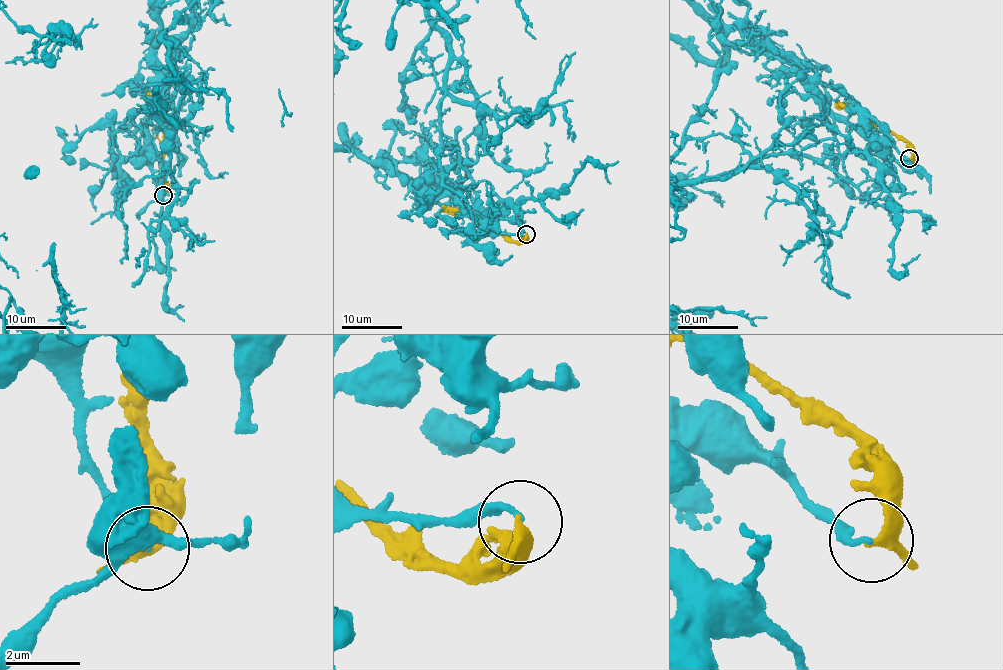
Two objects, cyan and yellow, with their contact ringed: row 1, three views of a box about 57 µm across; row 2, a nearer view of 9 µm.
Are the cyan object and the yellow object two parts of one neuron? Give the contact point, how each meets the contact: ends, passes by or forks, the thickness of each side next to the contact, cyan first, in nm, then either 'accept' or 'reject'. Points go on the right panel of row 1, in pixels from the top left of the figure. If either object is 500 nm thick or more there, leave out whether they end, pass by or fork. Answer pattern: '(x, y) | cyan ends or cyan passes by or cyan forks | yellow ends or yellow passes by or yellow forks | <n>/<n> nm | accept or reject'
(909, 158) | cyan ends | yellow passes by | 160/260 nm | reject

